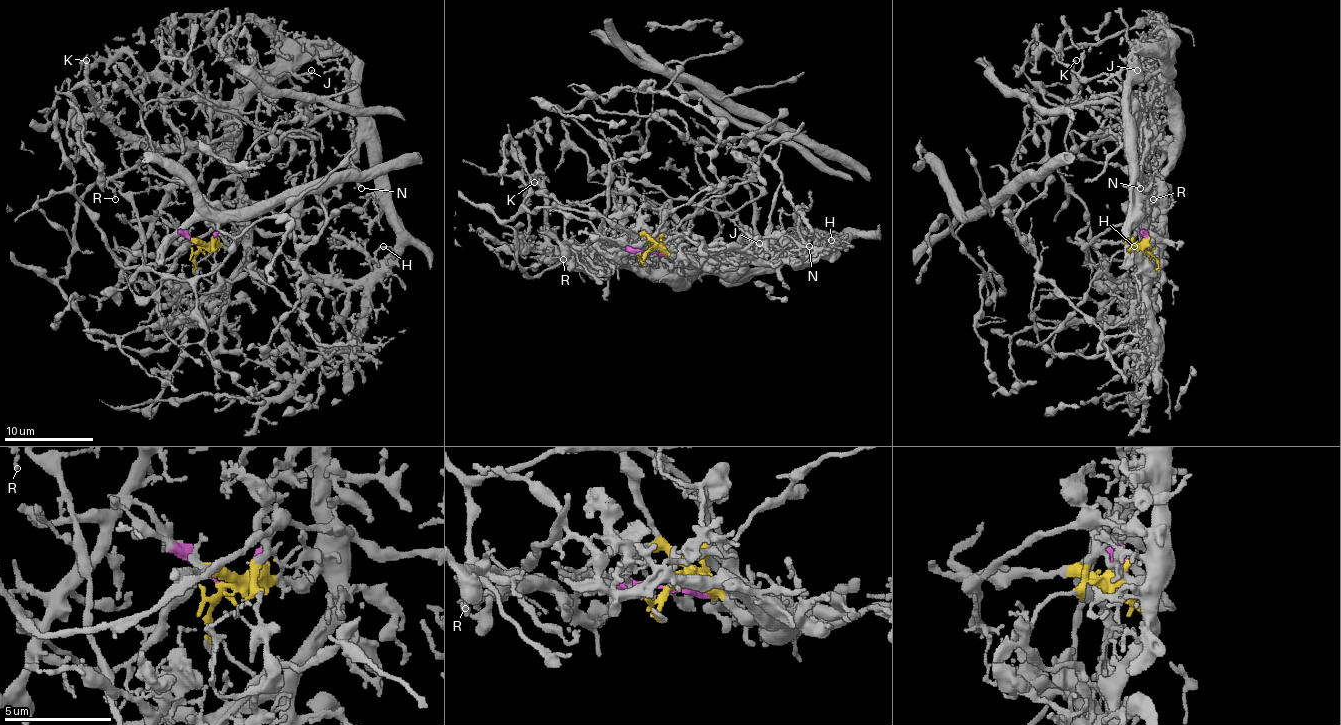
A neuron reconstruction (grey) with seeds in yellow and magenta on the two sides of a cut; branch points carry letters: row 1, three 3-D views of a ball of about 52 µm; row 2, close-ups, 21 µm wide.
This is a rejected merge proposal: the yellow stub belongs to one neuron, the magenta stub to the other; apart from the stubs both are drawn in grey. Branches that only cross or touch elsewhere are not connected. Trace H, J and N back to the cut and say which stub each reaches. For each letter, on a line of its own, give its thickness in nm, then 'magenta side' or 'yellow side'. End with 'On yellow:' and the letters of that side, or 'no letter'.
H: 170 nm thick; yellow side
J: 160 nm thick; yellow side
N: 220 nm thick; yellow side
On yellow: H, J, N

